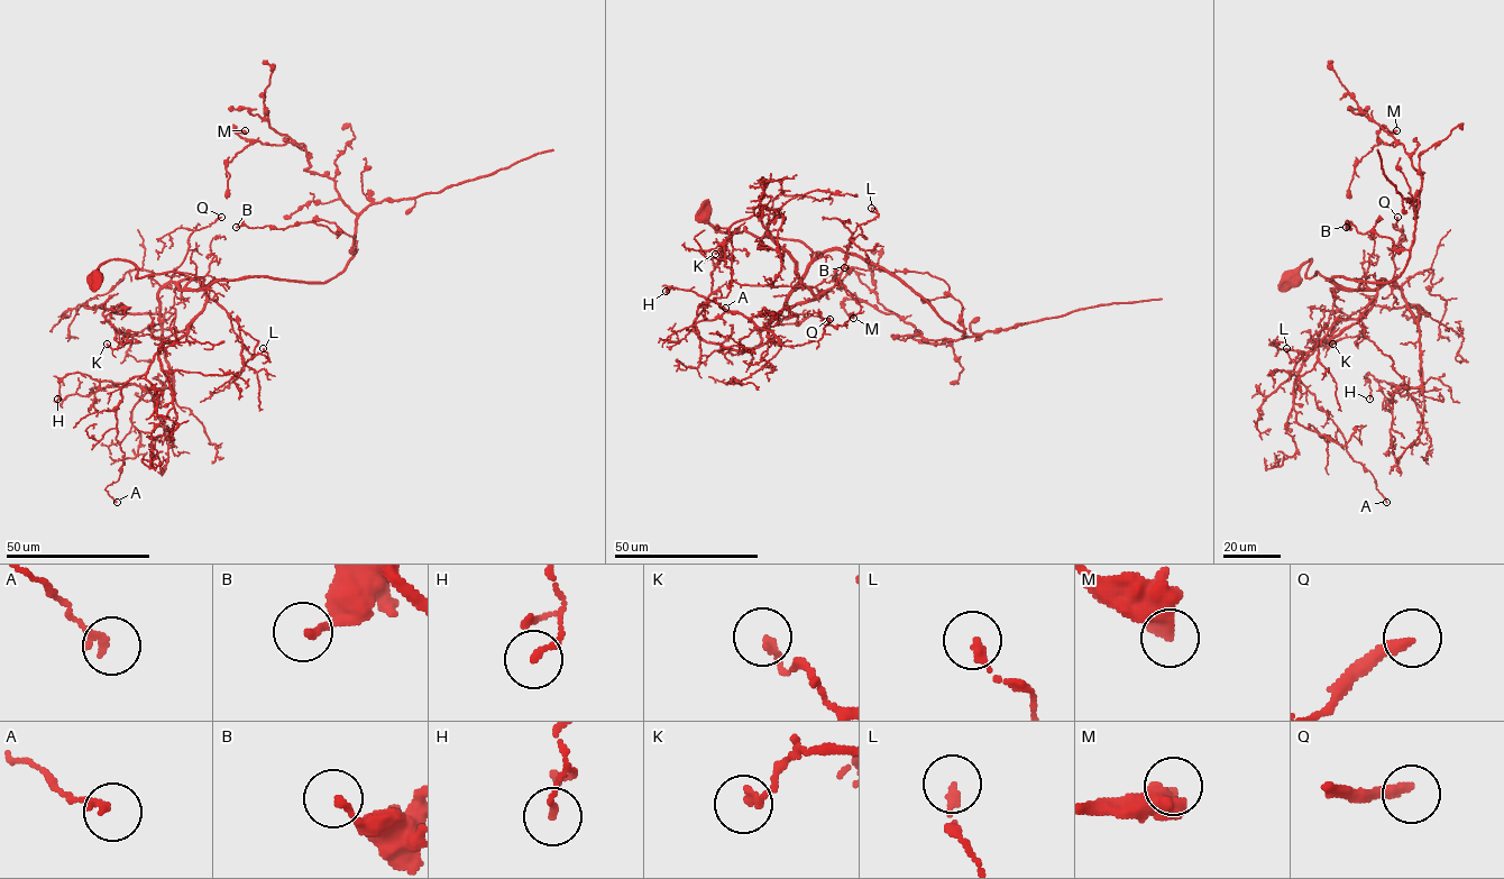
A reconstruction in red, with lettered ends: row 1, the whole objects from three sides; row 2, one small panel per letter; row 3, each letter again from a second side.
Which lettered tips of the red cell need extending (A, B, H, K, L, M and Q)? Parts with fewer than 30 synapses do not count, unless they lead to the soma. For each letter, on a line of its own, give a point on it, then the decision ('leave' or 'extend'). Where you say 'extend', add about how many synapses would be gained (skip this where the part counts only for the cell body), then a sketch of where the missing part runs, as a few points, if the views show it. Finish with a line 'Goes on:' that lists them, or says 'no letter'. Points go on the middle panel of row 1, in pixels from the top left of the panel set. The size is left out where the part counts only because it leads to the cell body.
A: at (725, 308); leave
B: at (844, 267); leave
H: at (666, 291); leave
K: at (715, 254); leave
L: at (871, 208); leave
M: at (853, 318); leave
Q: at (830, 319); leave
Goes on: no letter

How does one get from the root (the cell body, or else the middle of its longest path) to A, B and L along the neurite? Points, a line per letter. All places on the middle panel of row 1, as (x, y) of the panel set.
A: (705, 217), (812, 252), (788, 305), (815, 296), (797, 263), (757, 216), (735, 221), (725, 308)
B: (705, 217), (724, 231), (800, 240), (812, 258), (856, 254), (964, 329), (962, 304), (942, 280), (844, 267)
L: (705, 217), (812, 252), (791, 305), (835, 284), (871, 208)

